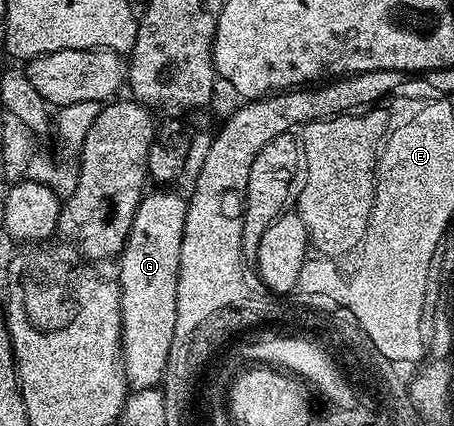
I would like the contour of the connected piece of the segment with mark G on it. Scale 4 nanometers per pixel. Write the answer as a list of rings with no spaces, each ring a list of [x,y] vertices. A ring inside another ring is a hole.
[[[153,190],[147,191],[143,195],[140,206],[136,210],[136,218],[132,222],[132,230],[128,234],[126,244],[120,253],[122,265],[118,268],[117,283],[120,285],[122,294],[122,350],[120,353],[120,363],[126,378],[126,383],[131,389],[136,388],[156,388],[162,383],[162,378],[166,374],[166,363],[168,362],[168,346],[172,346],[172,330],[176,330],[176,286],[178,285],[178,271],[180,270],[180,246],[182,245],[182,235],[184,234],[184,222],[186,221],[187,197],[174,190]]]

